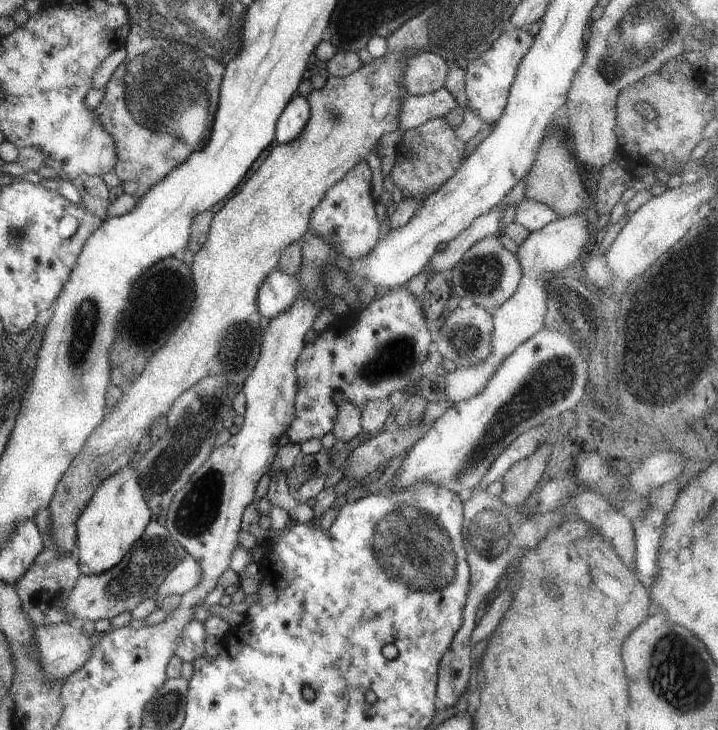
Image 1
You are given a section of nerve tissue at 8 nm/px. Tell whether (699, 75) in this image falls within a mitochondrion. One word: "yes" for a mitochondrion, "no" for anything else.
no

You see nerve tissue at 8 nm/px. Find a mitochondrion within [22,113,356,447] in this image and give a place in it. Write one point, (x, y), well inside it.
(84, 325)

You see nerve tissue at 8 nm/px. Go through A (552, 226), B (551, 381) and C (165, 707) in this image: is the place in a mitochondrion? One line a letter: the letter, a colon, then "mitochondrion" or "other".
A: other
B: mitochondrion
C: mitochondrion

